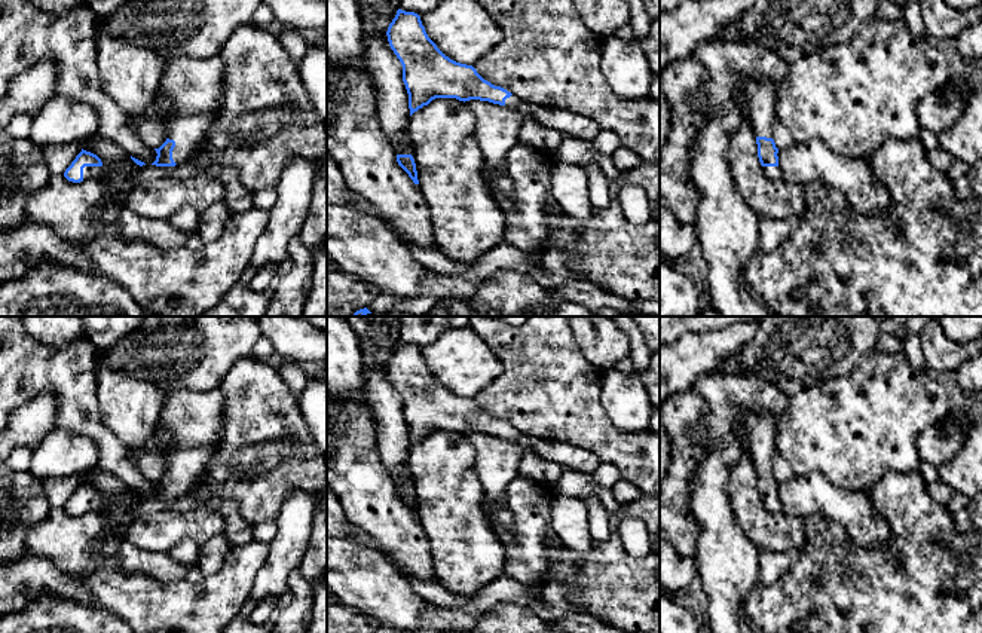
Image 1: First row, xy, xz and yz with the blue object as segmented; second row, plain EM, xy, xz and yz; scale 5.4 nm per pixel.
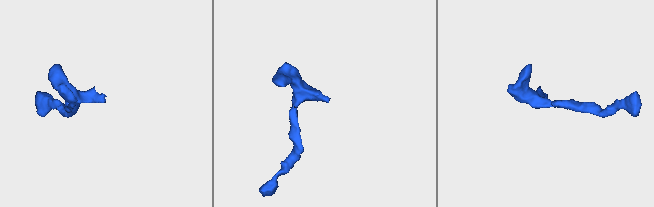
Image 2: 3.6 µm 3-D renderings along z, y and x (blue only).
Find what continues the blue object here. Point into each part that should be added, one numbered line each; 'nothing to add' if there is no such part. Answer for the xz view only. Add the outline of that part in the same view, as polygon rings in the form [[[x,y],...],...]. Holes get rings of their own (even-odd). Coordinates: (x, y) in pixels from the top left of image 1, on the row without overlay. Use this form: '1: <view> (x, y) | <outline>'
1: xz (566, 455) | [[[513,428],[505,432],[505,440],[517,441],[523,444],[529,452],[536,453],[541,458],[559,464],[568,470],[591,474],[602,464],[596,455],[587,452],[585,449],[568,443],[526,435]]]

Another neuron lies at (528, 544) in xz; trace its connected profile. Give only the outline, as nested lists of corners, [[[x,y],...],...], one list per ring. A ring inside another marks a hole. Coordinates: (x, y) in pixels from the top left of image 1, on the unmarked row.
[[[518,474],[505,487],[504,504],[513,513],[513,526],[502,529],[493,522],[498,505],[483,498],[483,516],[505,547],[504,575],[527,588],[547,580],[550,553],[562,544],[551,526],[554,487]]]

